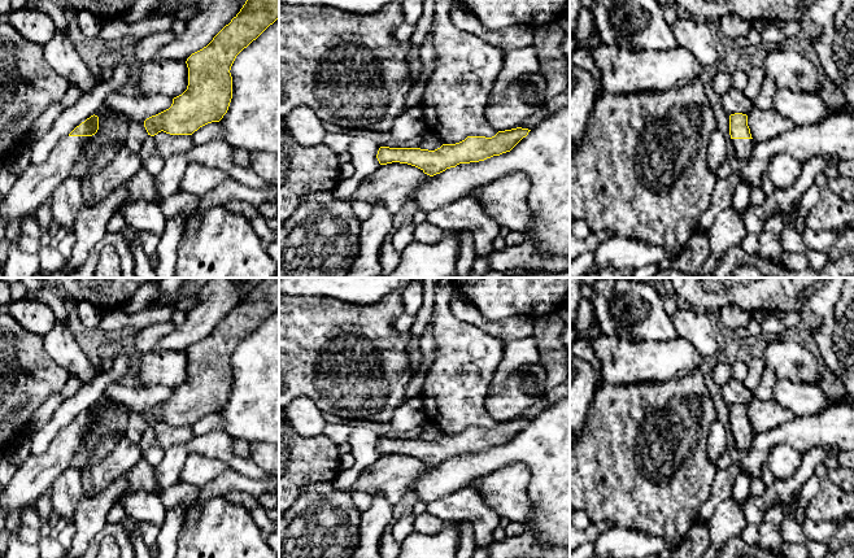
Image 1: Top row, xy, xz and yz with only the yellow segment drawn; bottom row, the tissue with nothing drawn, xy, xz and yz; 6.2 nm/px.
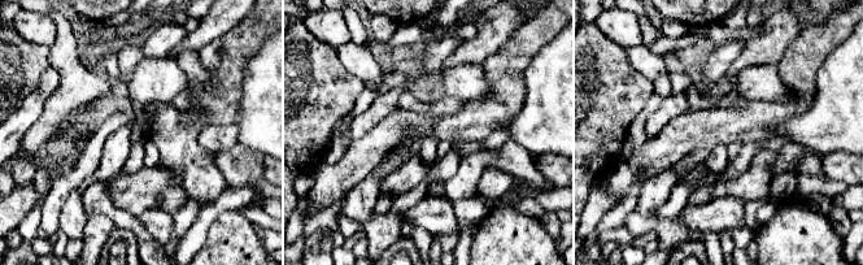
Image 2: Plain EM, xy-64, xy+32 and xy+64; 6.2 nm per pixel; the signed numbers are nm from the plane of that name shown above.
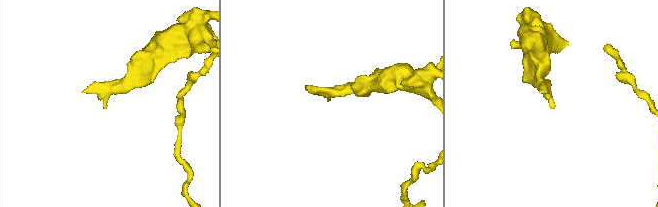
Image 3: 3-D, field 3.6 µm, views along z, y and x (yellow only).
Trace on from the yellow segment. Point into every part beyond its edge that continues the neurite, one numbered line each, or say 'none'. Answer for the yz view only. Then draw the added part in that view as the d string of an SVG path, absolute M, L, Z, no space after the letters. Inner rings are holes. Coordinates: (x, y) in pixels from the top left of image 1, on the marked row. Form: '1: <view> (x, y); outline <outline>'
1: yz (743, 147); outline M732 139L733 149L741 161L750 158L755 141L753 139Z

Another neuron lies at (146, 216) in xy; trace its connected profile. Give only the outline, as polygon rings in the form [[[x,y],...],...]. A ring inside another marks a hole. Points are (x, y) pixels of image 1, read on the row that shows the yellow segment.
[[[148,200],[127,201],[117,212],[135,231],[145,231],[161,236],[165,230],[165,217],[158,202]]]

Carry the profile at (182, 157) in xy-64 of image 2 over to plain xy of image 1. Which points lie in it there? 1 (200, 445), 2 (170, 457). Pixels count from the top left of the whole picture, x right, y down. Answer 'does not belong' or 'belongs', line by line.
1: does not belong
2: does not belong

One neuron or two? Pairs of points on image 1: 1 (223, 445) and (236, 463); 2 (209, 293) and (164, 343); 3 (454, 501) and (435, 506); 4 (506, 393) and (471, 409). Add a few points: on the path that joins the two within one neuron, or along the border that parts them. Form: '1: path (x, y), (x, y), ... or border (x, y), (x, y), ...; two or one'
1: path (223, 449), (232, 460); one
2: path (209, 308), (178, 339); one
3: path (449, 506), (440, 506); one
4: border (488, 391), (484, 399), (484, 408), (497, 422); two

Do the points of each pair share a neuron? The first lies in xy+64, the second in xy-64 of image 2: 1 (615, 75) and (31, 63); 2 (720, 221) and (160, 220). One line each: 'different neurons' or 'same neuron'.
1: same neuron
2: same neuron

